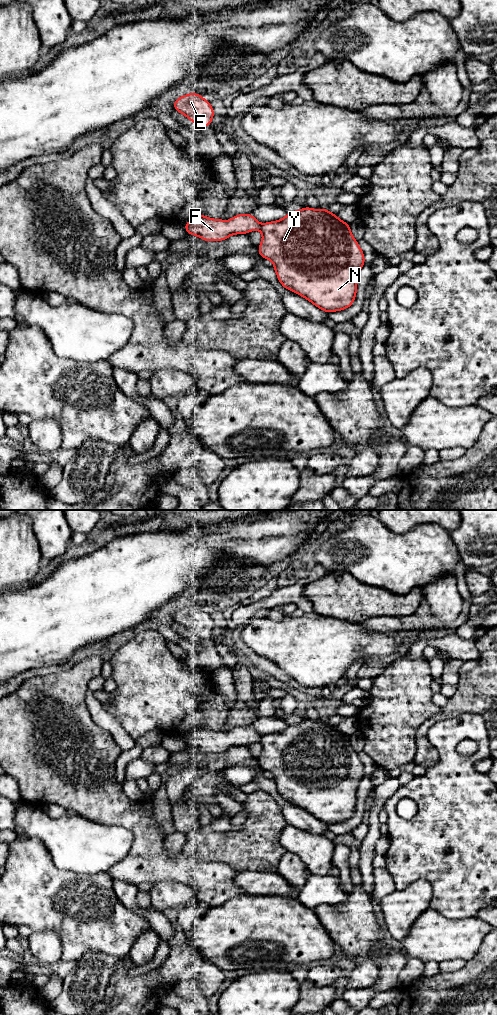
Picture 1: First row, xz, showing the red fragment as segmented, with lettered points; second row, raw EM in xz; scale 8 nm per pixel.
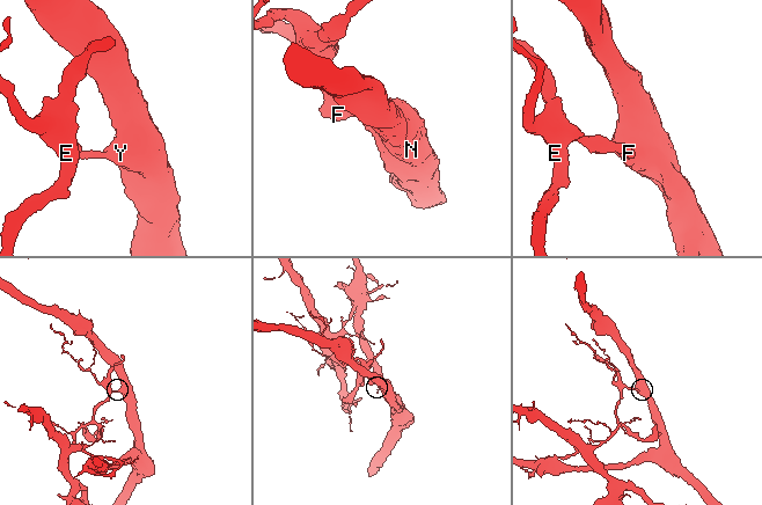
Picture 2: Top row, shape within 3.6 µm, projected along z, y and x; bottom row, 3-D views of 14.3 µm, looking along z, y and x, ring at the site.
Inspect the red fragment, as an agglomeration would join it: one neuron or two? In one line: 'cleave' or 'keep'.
cleave

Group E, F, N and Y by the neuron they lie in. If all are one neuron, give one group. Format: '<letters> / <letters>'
E F / N Y

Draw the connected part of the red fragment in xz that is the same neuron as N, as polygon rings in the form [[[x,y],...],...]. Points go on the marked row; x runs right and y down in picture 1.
[[[306,206],[301,210],[289,211],[281,220],[262,224],[260,231],[263,239],[258,246],[259,255],[274,263],[277,278],[285,289],[299,294],[327,313],[344,310],[353,304],[357,277],[365,258],[351,234],[350,224],[341,221],[328,209],[315,210]]]

